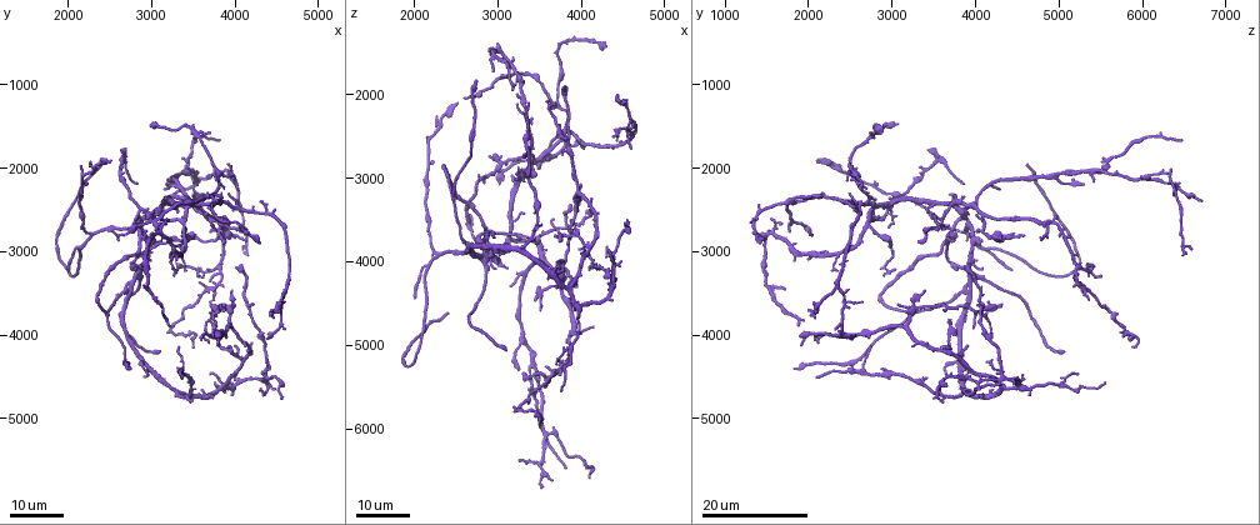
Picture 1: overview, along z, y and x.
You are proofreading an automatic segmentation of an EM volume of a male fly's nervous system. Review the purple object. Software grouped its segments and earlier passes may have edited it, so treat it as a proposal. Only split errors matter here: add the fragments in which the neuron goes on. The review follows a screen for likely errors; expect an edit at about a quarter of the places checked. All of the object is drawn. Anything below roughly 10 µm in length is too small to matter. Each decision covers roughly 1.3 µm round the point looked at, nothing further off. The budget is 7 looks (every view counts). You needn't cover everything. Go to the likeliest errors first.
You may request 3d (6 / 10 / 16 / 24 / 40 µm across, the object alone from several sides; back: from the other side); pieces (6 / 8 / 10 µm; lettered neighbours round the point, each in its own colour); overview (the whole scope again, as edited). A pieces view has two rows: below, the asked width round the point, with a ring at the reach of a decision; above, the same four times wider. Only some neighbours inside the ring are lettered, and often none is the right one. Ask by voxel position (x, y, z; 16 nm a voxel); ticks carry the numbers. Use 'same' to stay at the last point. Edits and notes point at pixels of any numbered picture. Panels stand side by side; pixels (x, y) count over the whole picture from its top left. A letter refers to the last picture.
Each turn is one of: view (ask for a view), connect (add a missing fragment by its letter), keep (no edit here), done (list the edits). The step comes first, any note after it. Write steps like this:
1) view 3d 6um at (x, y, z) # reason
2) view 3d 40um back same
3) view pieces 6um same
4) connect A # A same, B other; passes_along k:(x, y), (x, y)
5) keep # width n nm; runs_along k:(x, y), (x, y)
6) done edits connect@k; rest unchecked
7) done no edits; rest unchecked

view 3d 24um at (3100, 4200, 5050) # end of a long branch

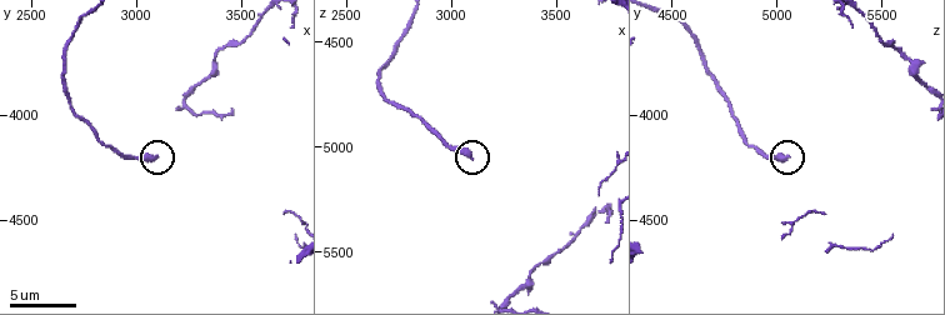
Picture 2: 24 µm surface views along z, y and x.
view pieces 10um at (3090, 4190, 5060) # what lies round it

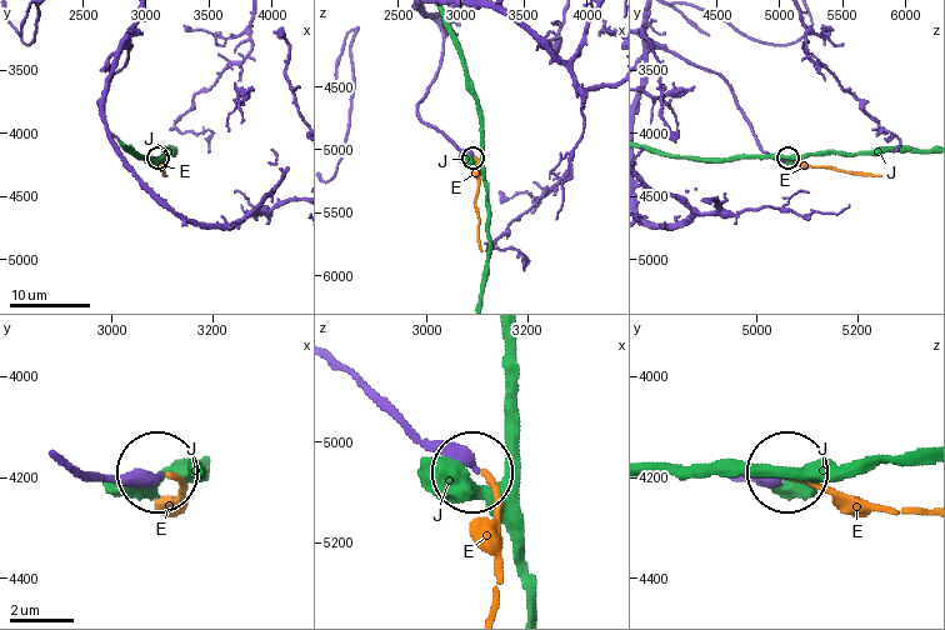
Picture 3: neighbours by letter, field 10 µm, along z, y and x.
connect E # E same, J other; the neuron continues

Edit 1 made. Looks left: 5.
view 3d 24um at (2000, 3250, 4400)

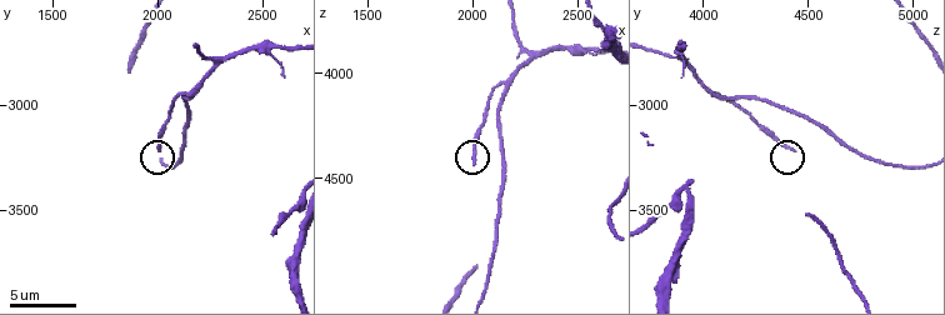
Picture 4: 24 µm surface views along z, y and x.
view pieces 6um at (2000, 3220, 4420)

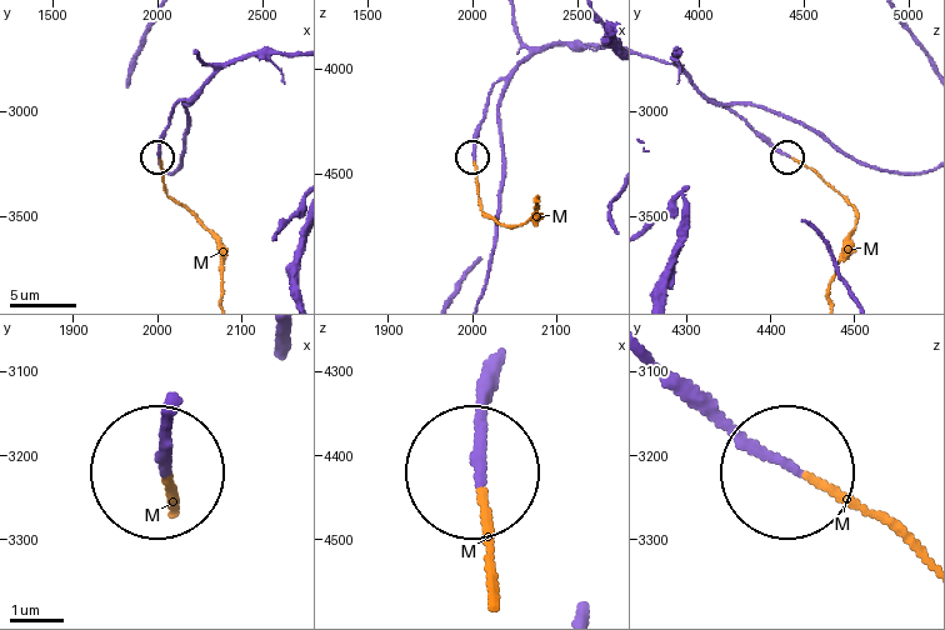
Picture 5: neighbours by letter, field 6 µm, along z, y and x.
connect M # M same; it goes on there

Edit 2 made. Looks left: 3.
view overview

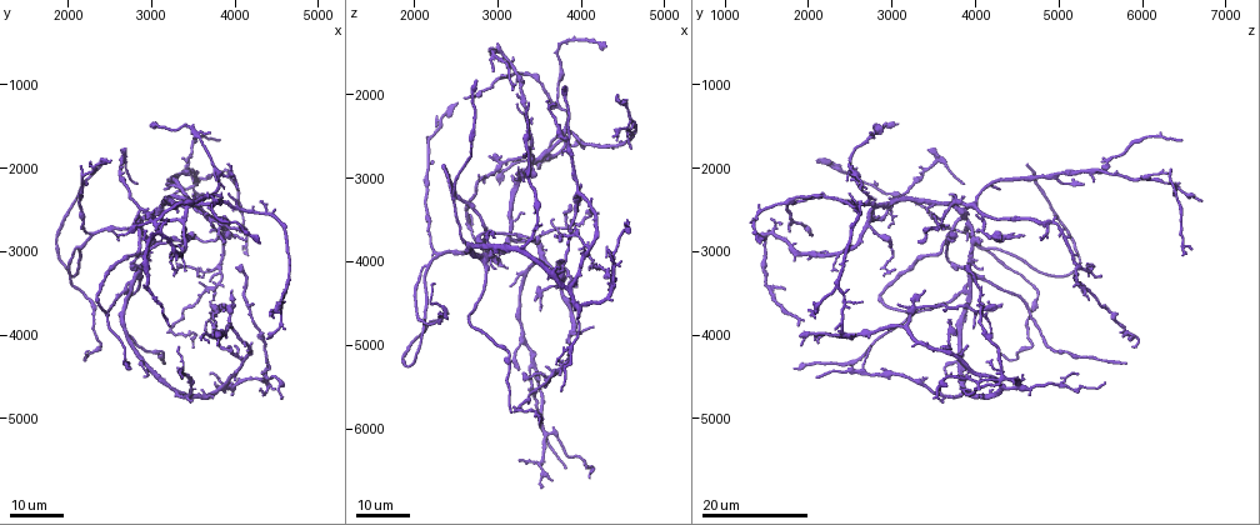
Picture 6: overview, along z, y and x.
view 3d 16um at (2750, 4400, 1850) # branch stops here

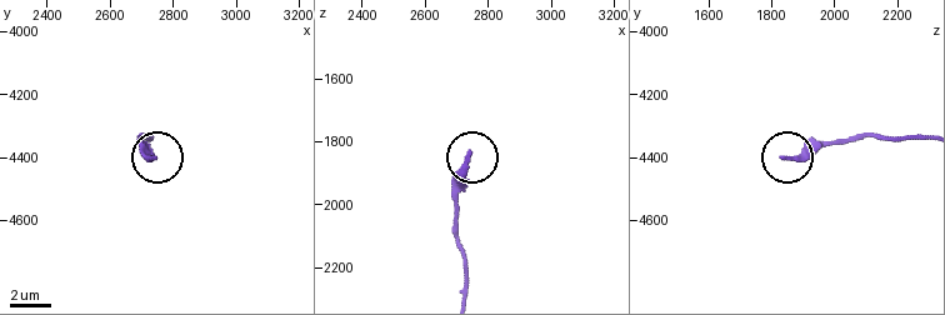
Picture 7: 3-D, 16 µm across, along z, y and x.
view pieces 10um at (2740, 4390, 1830)

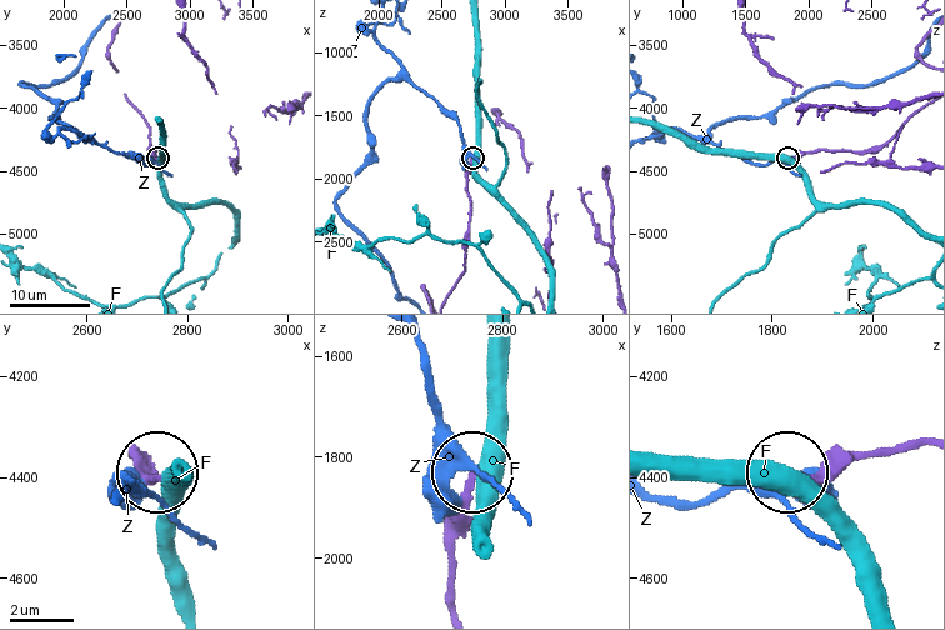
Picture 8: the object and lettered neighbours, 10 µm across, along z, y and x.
keep # F other, Z other; none of them fits

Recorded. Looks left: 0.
done edits connect@3, connect@5; rest unchecked

